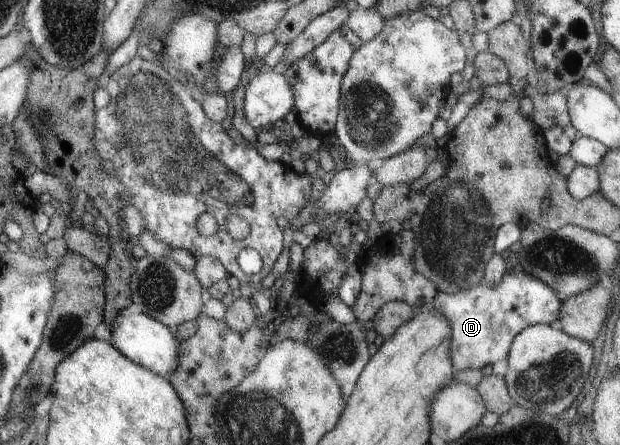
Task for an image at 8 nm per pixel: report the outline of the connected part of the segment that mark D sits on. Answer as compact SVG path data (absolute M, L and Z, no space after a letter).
M518 265L512 270L505 270L496 286L488 286L486 282L481 281L472 288L456 293L438 291L438 294L432 298L429 309L442 313L451 324L451 362L455 370L464 370L465 368L481 369L497 360L506 360L511 343L524 327L533 324L556 325L561 306L562 302L556 298L555 290L550 285L544 284L542 280L536 280L532 273L526 272Z

